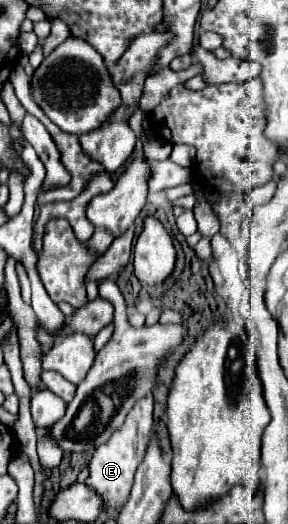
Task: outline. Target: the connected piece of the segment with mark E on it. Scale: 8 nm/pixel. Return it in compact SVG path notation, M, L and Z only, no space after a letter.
M149 393L147 397L137 401L135 407L127 413L123 427L119 427L119 431L115 431L107 443L97 447L97 451L89 463L91 475L87 479L87 485L93 487L99 495L103 495L107 507L119 507L121 503L125 503L129 499L133 475L143 459L145 447L149 441L149 433L151 433L151 425L153 425L153 395Z

